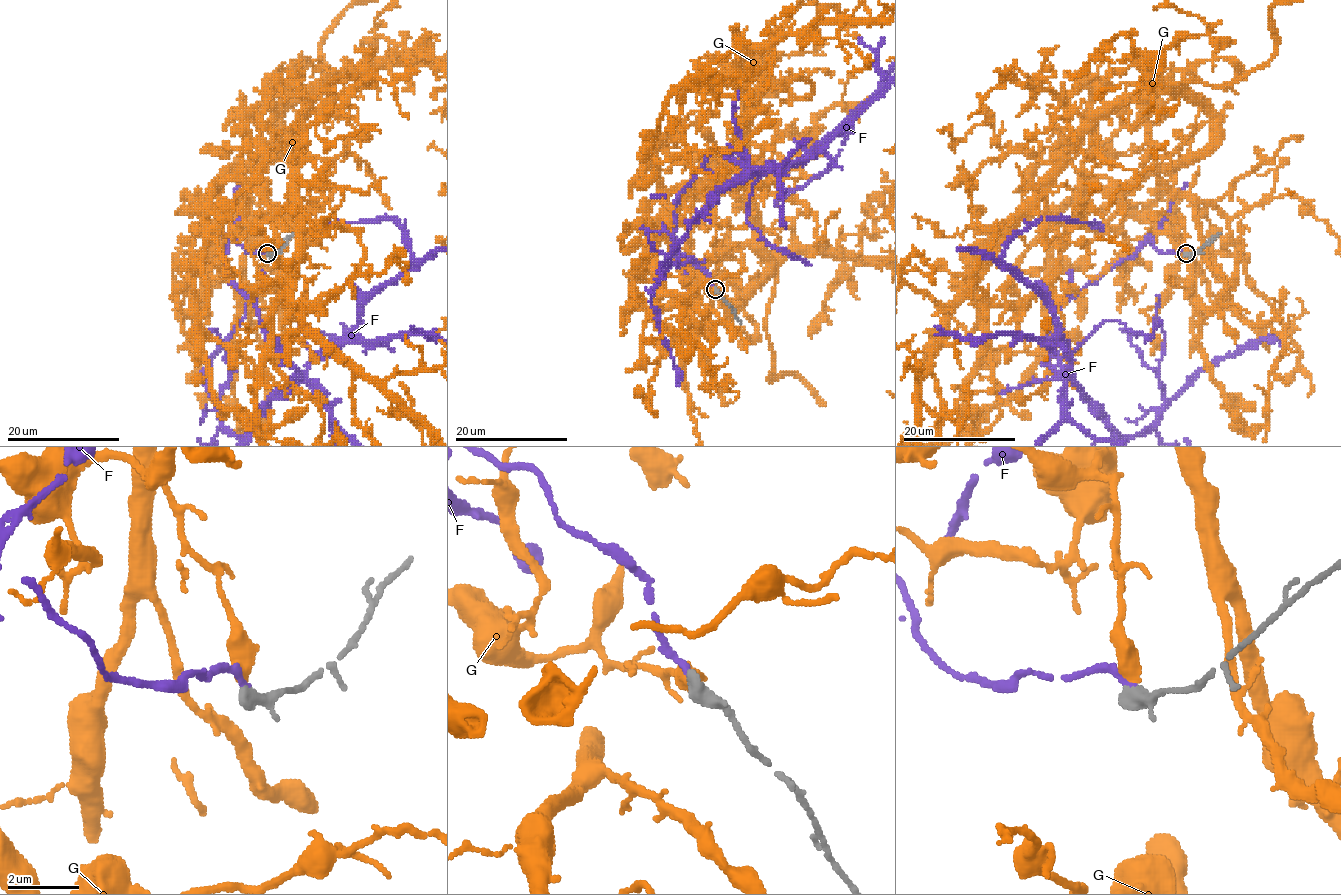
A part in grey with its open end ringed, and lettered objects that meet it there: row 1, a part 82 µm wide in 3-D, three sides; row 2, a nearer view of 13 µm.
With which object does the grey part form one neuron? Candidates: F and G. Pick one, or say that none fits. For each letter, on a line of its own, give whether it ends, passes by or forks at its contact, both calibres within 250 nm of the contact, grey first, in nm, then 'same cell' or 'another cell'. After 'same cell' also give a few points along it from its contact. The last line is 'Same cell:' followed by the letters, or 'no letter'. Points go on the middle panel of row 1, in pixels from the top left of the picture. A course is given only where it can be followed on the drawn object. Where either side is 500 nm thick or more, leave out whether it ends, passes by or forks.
F: it ends | 360/170 nm | same cell
G: it ends | 360/480 nm | another cell
Same cell: F

